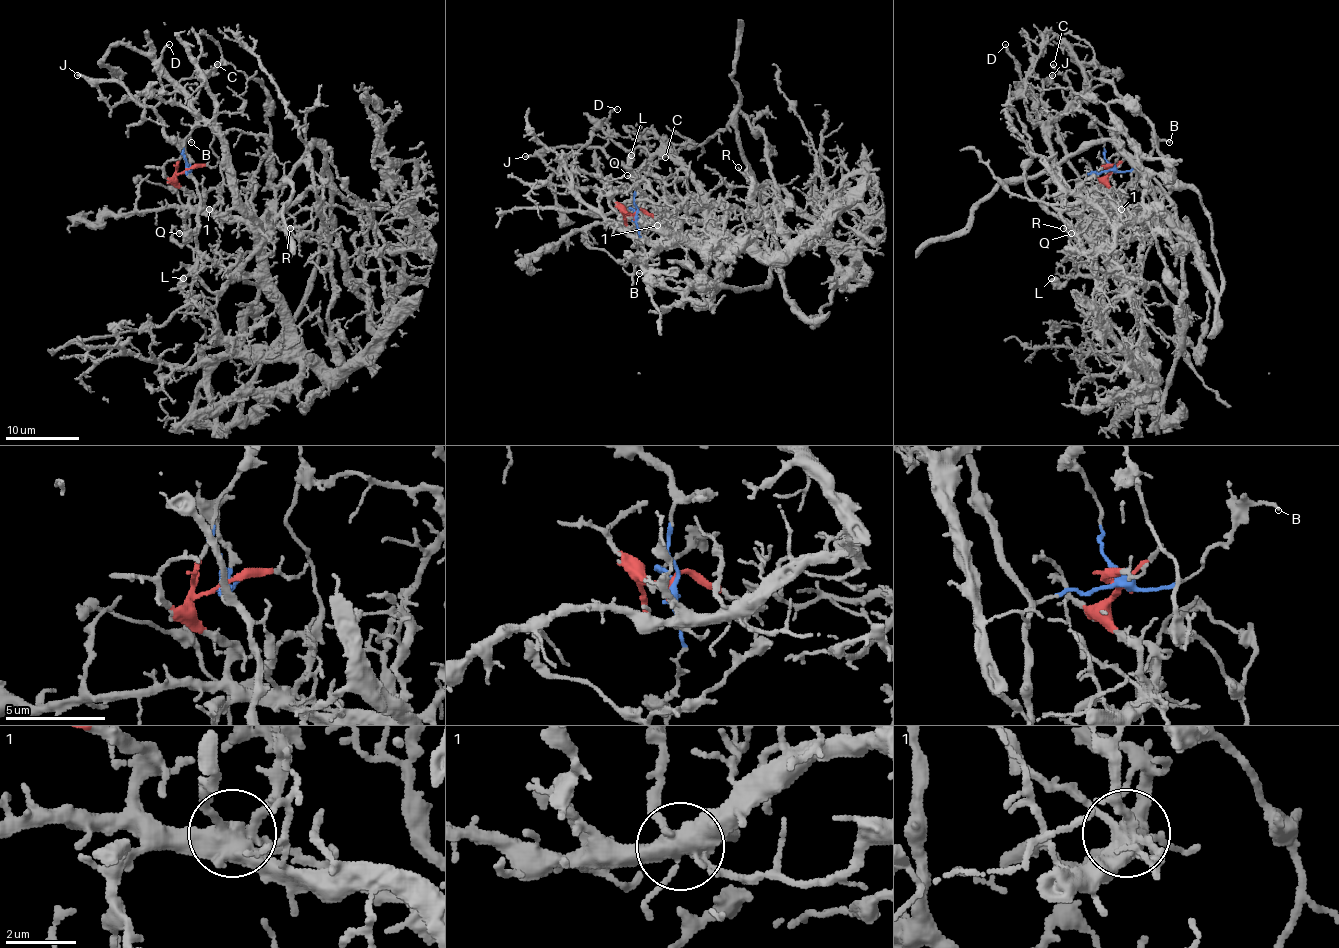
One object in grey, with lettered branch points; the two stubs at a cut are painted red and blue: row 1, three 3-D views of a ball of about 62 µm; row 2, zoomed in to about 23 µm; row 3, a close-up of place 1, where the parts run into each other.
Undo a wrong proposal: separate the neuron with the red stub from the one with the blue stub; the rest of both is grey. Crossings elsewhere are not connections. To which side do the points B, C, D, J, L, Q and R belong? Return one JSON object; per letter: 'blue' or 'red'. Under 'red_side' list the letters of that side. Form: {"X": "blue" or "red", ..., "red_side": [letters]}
{"B": "blue", "C": "red", "D": "blue", "J": "blue", "L": "blue", "Q": "blue", "R": "red", "red_side": ["C", "R"]}

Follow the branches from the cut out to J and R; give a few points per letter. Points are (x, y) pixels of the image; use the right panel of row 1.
J: (1110, 171), (1078, 174), (1067, 158), (1054, 119), (1043, 108), (1043, 82), (1052, 74)
R: (1110, 171), (1106, 182), (1125, 206), (1102, 221), (1102, 239), (1151, 370), (1106, 315), (1091, 237), (1064, 228)

